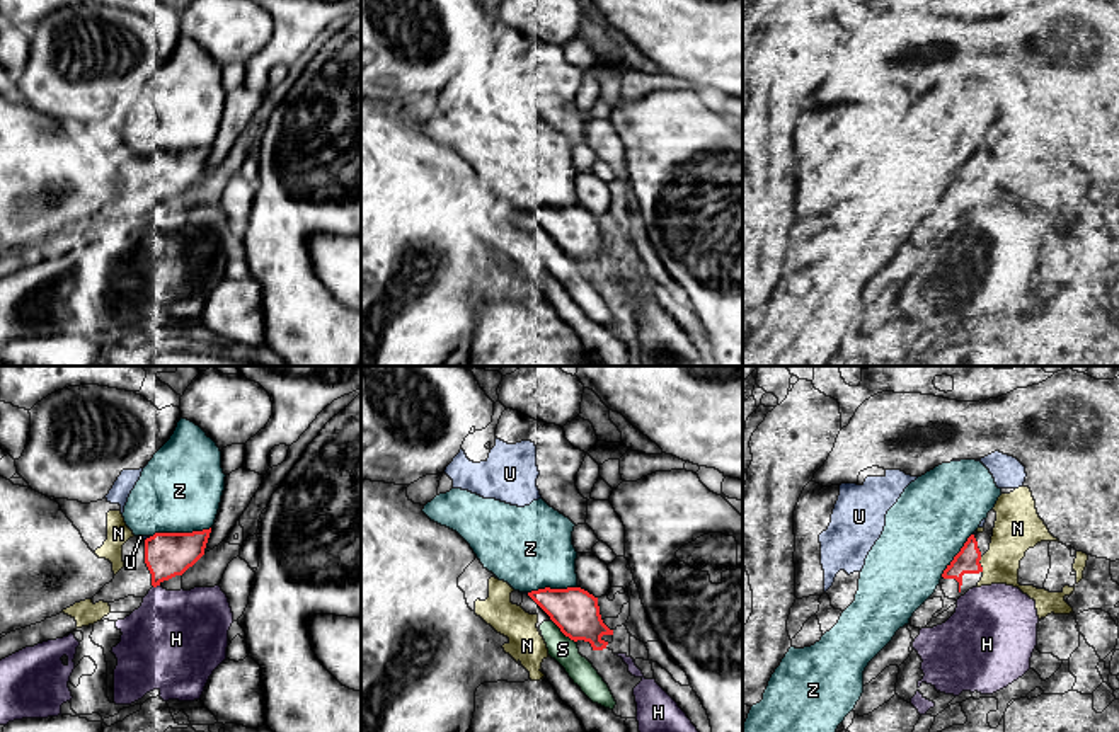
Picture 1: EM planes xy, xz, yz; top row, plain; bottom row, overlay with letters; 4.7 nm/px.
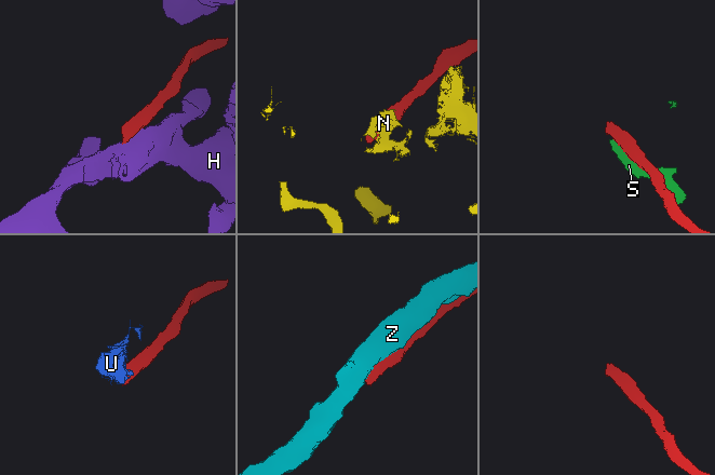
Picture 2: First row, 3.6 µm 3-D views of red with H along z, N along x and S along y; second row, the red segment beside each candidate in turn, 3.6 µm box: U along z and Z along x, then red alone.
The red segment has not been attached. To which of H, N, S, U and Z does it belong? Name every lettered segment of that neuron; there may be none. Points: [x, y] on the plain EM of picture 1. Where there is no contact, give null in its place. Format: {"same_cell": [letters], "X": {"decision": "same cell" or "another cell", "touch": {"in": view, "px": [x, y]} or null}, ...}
{"same_cell": [], "H": {"decision": "another cell", "touch": {"in": "xy", "px": [155, 205]}}, "N": {"decision": "another cell", "touch": {"in": "yz", "px": [980, 182]}}, "S": {"decision": "another cell", "touch": {"in": "xz", "px": [562, 251]}}, "U": {"decision": "another cell", "touch": {"in": "xy", "px": [147, 157]}}, "Z": {"decision": "another cell", "touch": {"in": "xy", "px": [179, 152]}}}

